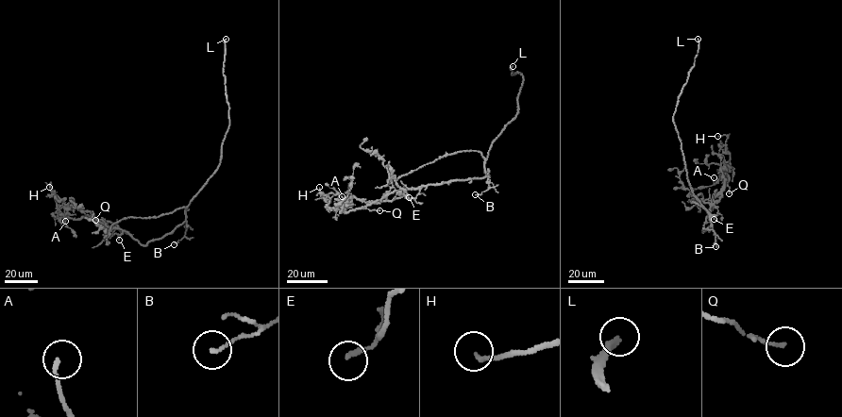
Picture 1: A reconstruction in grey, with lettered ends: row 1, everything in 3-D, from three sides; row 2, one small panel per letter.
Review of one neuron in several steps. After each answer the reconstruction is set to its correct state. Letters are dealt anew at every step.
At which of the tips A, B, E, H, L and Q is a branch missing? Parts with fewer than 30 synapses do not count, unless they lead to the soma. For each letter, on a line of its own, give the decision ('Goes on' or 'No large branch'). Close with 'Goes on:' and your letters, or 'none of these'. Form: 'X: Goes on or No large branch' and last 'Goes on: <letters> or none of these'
A: No large branch
B: No large branch
E: No large branch
H: No large branch
L: Goes on
Q: No large branch
Goes on: L

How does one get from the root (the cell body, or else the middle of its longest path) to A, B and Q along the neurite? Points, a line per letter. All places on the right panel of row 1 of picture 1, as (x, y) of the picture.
A: (701, 206), (691, 200), (700, 192), (703, 201), (711, 204), (729, 180), (722, 175), (715, 183), (714, 177)
B: (701, 206), (708, 214), (715, 246)
Q: (701, 206), (690, 201), (700, 192), (703, 201), (711, 204), (724, 185), (730, 188), (729, 193)

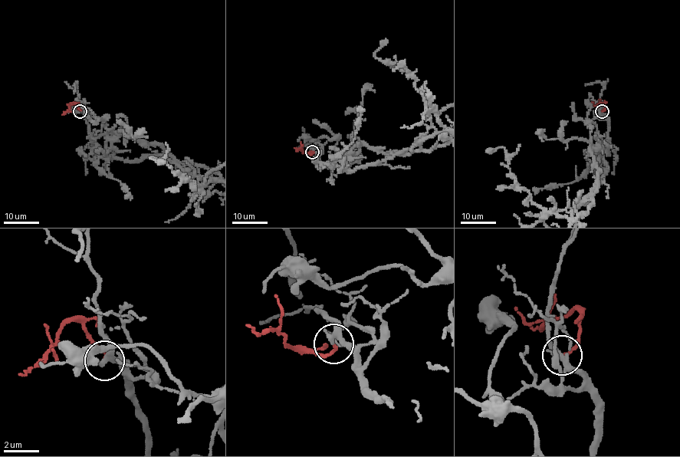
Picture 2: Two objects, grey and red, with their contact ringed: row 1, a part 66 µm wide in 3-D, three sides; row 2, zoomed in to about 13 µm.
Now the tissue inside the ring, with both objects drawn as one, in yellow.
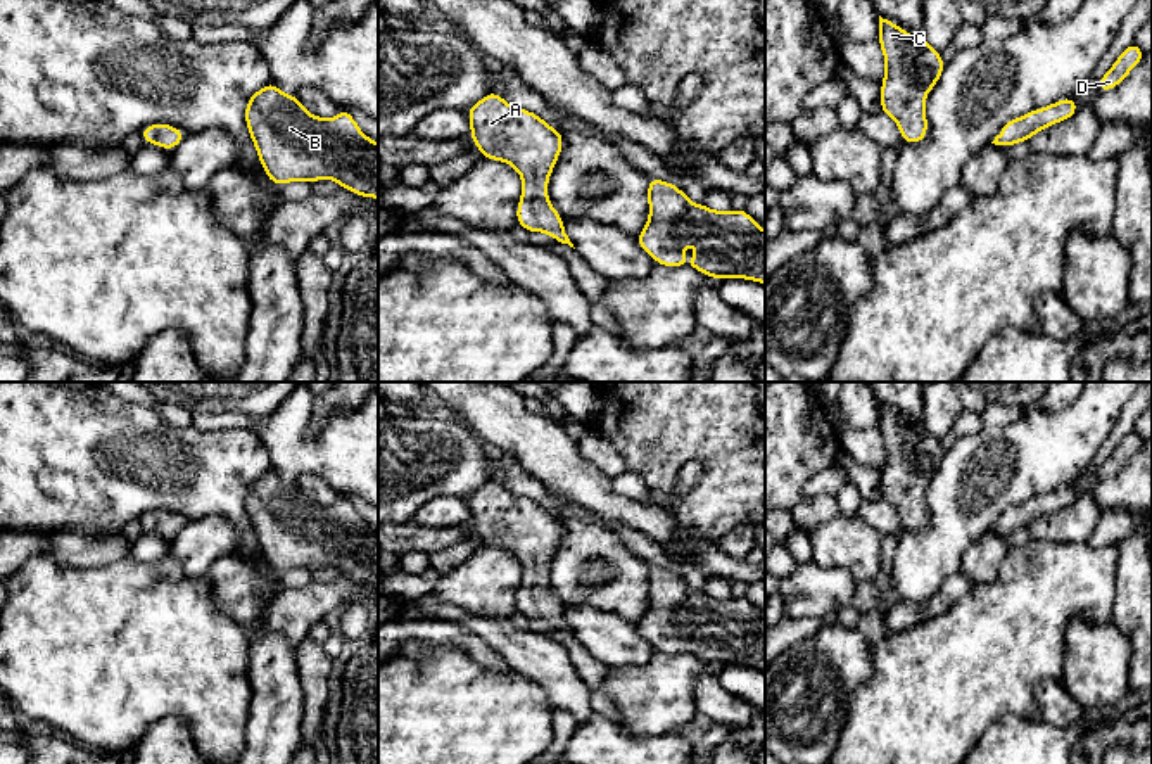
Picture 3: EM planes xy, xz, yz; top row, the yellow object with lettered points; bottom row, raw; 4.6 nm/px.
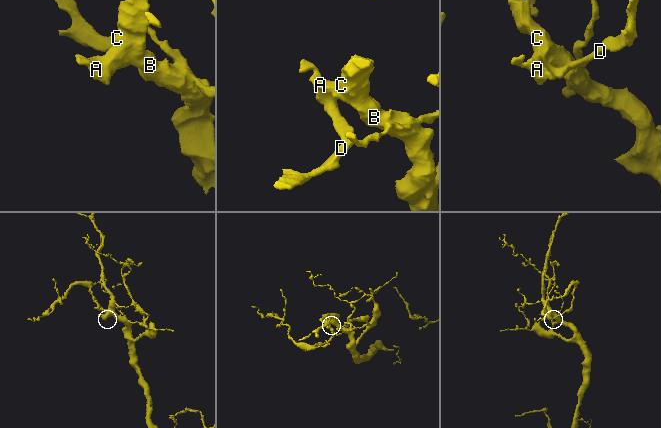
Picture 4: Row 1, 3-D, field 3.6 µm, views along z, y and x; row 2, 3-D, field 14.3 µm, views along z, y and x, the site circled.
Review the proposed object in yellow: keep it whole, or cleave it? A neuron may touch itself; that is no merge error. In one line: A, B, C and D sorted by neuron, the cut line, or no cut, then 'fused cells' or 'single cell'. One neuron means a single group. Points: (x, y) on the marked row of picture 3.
A B C D | no cut | single cell

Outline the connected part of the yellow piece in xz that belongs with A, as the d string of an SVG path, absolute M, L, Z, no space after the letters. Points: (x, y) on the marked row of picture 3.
M496 90L466 111L470 137L482 157L511 164L523 181L516 223L527 232L544 232L568 244L563 218L548 201L548 180L563 149L561 130L542 118L510 105Z

